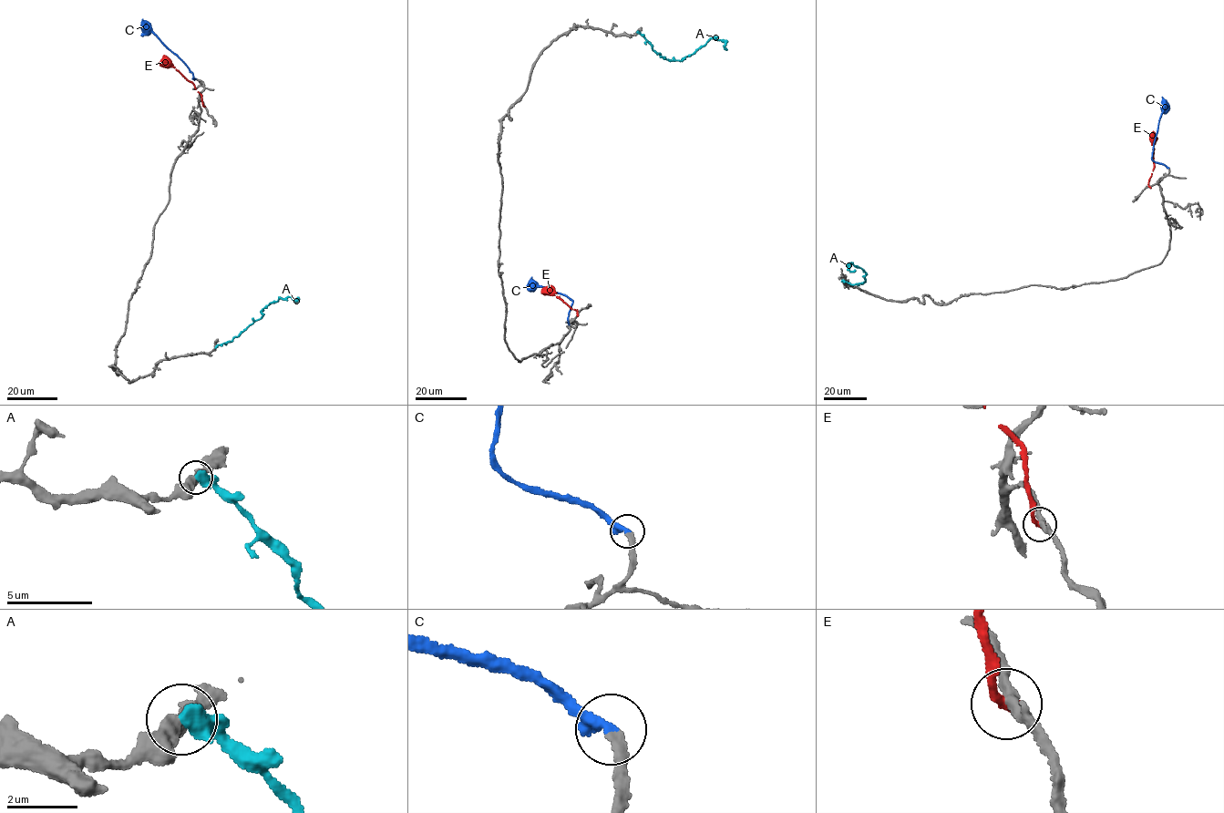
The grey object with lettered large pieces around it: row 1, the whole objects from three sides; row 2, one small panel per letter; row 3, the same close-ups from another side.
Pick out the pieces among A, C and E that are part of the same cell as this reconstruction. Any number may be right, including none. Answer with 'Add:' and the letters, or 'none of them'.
Add: C

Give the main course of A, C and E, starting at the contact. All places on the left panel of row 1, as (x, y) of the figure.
A: (215, 347), (231, 341), (261, 317), (262, 309), (271, 303), (281, 298), (292, 297), (296, 301), (298, 297)
C: (195, 78), (192, 78), (193, 74), (142, 19)
E: (203, 106), (195, 86), (174, 67), (164, 66), (160, 60)

